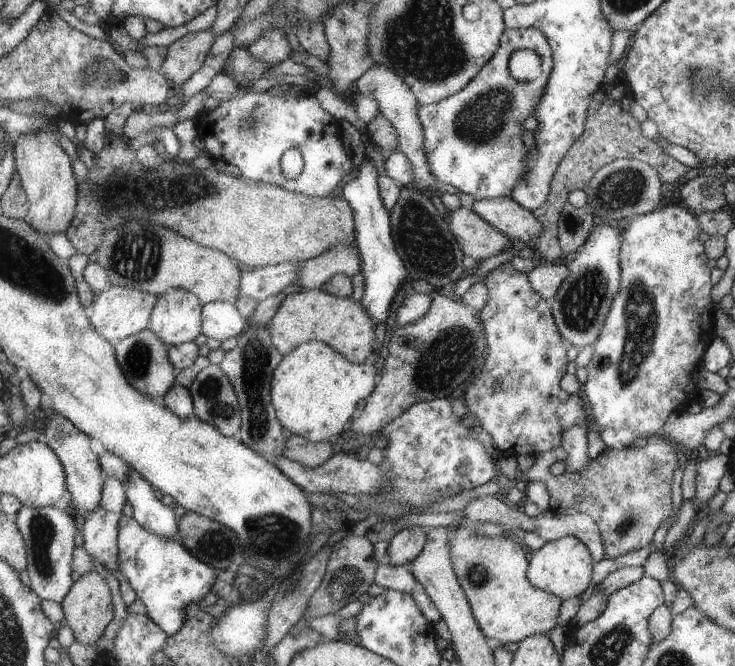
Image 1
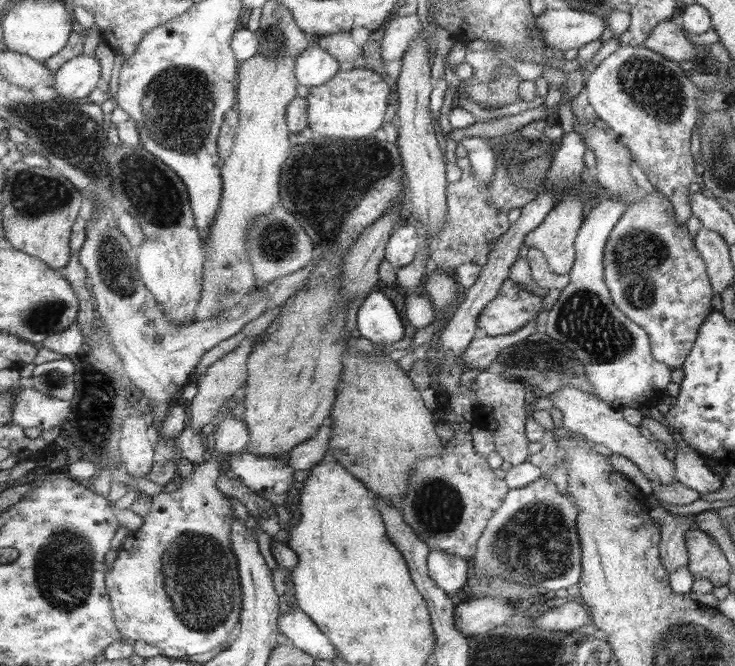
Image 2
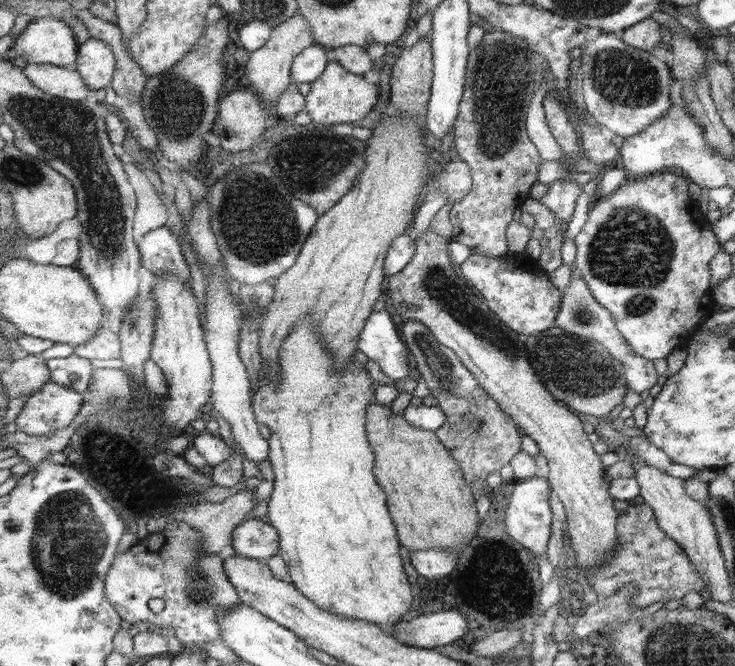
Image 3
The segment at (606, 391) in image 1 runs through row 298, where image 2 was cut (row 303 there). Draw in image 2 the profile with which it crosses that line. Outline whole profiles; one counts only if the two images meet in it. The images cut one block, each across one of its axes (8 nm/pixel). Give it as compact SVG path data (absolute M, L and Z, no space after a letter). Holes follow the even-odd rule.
M656 190L626 209L607 241L605 265L605 279L615 305L650 335L655 359L671 369L683 368L703 324L715 312L711 302L714 287L707 272L706 259L689 234L687 221L679 225L675 207L668 197Z

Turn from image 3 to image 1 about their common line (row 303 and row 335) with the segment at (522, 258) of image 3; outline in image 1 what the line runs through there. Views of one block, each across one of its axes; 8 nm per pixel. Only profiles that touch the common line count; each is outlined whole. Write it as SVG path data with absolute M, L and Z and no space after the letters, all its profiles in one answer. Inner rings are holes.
M509 263L493 270L484 281L490 291L490 302L483 308L479 318L486 329L490 352L481 373L466 388L462 398L497 456L517 458L553 451L562 447L563 434L569 428L587 425L589 414L581 396L571 395L561 387L561 382L567 375L569 358L552 308L533 289L528 274L515 270Z

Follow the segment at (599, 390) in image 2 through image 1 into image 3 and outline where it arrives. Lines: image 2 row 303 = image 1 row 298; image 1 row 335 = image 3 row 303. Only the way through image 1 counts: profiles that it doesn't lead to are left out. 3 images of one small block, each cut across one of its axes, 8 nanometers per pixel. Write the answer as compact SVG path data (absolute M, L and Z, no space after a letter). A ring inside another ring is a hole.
M573 272L572 274L568 284L568 291L562 298L562 306L560 307L555 326L569 334L578 335L579 338L607 347L609 352L613 354L613 359L622 365L623 376L624 380L627 381L628 390L635 390L641 394L643 390L653 388L657 384L659 374L657 374L655 364L649 358L636 355L636 350L623 337L622 332L619 331L614 315L595 299L594 292L591 291L589 283L581 277L580 272Z

